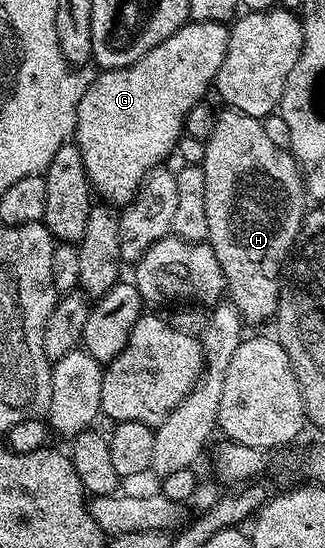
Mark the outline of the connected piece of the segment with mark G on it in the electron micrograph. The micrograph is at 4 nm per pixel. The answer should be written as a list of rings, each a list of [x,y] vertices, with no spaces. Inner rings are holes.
[[[192,20],[170,34],[166,42],[158,42],[154,50],[142,54],[142,58],[130,66],[101,71],[101,76],[89,83],[82,94],[82,102],[78,102],[74,142],[80,147],[92,191],[101,201],[112,206],[129,204],[149,172],[163,165],[167,161],[164,159],[177,151],[177,144],[184,132],[186,114],[207,97],[204,95],[213,87],[222,66],[222,58],[226,58],[228,29],[227,23]]]

